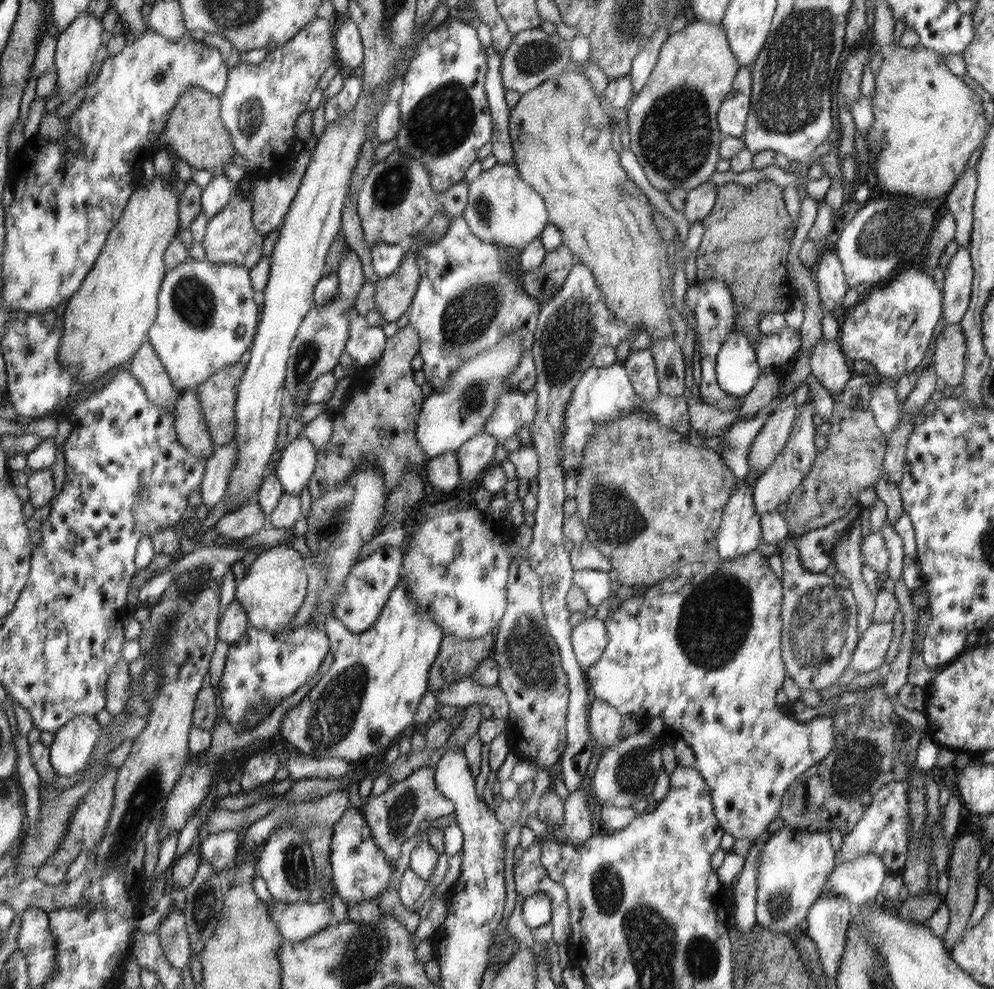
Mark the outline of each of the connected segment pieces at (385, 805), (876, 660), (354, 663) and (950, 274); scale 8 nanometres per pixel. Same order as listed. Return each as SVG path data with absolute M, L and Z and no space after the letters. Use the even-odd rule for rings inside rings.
M435 766L421 767L411 773L408 778L391 783L388 789L379 796L366 797L366 801L364 800L362 805L358 806L366 819L366 824L370 826L370 831L373 832L378 847L382 848L390 859L394 859L395 864L400 856L402 842L414 836L422 820L431 821L443 815L453 814L455 811L452 801L438 791L434 768Z
M872 623L862 635L854 649L850 670L857 675L879 670L892 642L892 623Z
M401 579L401 582L398 583L398 586L390 592L389 600L384 606L384 610L381 612L380 618L377 622L374 623L374 626L362 634L354 634L350 632L350 629L346 628L345 624L342 624L338 618L334 617L332 611L328 611L324 617L322 617L322 630L329 636L332 656L334 656L334 661L332 662L332 667L328 672L324 674L324 677L319 680L313 689L310 689L306 693L300 703L292 706L286 713L284 713L283 719L279 725L279 734L282 735L282 738L285 738L296 751L304 755L314 755L314 757L338 757L344 761L354 762L358 760L364 760L367 756L374 756L378 754L379 756L384 756L385 753L390 749L390 746L394 744L394 740L398 740L402 736L402 732L406 730L406 727L412 724L414 716L416 716L416 710L418 710L418 705L420 704L420 699L422 695L426 694L426 691L429 690L429 673L433 667L434 660L437 659L438 652L441 648L442 640L445 638L444 631L442 627L426 613L422 613L420 609L416 608L416 601L412 603L412 597L410 597L410 589L406 585L406 579Z
M959 246L950 263L939 271L945 302L945 312L941 317L945 327L960 323L968 310L974 278L968 250L969 247Z

